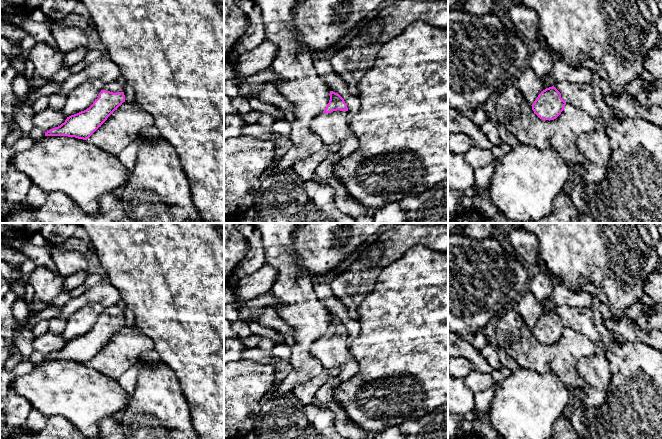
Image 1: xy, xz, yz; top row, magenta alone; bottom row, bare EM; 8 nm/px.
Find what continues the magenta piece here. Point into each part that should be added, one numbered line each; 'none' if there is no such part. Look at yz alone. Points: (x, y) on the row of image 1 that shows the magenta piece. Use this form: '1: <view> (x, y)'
1: yz (580, 95)

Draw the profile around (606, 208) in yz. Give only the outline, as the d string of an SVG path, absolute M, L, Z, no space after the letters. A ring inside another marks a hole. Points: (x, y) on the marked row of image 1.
M593 71L590 84L606 123L605 131L610 138L612 152L606 175L596 190L596 219L599 223L662 223L662 128L640 118L616 118L604 100L600 81L598 72Z

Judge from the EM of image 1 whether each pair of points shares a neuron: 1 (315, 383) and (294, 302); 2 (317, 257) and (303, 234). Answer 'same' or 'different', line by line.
1: different
2: same

